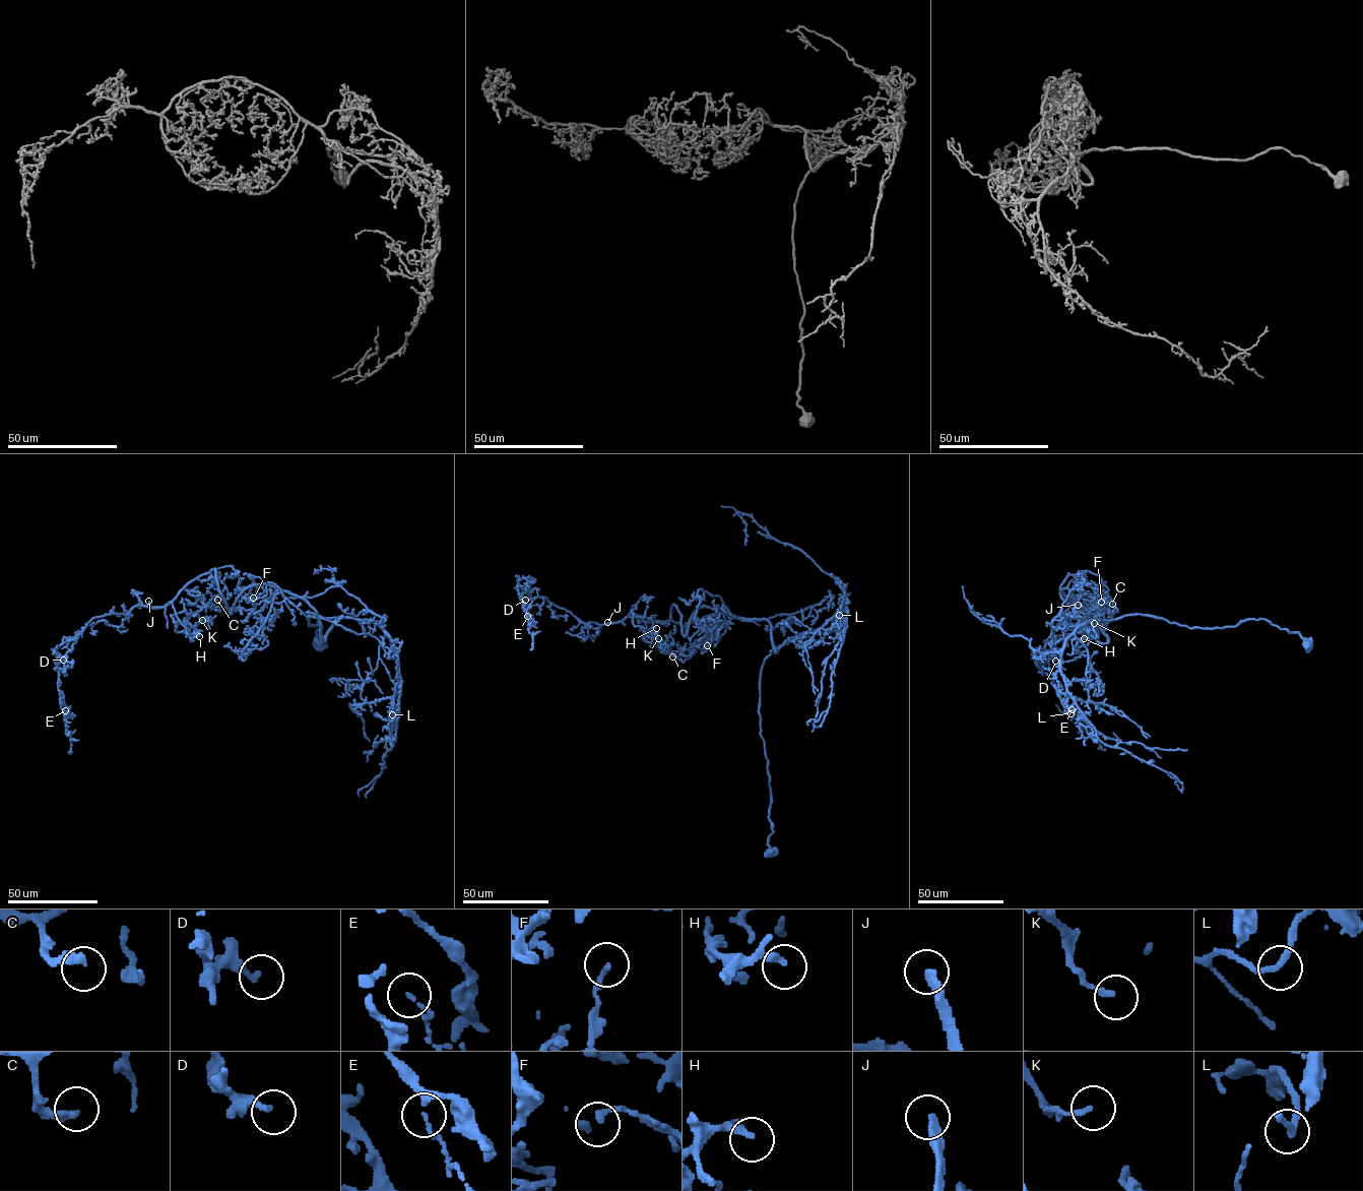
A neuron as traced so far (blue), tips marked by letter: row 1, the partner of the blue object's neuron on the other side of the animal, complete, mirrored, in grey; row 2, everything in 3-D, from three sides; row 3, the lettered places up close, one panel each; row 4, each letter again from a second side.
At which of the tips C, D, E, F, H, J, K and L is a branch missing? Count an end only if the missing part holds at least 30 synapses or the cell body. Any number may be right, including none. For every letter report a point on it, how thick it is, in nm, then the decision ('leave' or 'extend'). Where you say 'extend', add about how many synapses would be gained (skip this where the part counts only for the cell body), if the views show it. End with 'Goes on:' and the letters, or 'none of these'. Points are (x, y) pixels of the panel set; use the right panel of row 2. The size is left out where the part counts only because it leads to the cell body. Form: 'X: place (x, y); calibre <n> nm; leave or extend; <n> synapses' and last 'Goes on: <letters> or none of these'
C: place (1112, 604); calibre 280 nm; leave
D: place (1055, 661); calibre 220 nm; leave
E: place (1072, 709); calibre 100 nm; leave
F: place (1101, 602); calibre 180 nm; leave
H: place (1084, 638); calibre 160 nm; extend; 450 synapses
J: place (1078, 605); calibre 280 nm; extend; 60 synapses
K: place (1094, 623); calibre 170 nm; leave
L: place (1071, 713); calibre 190 nm; leave
Goes on: H, J

